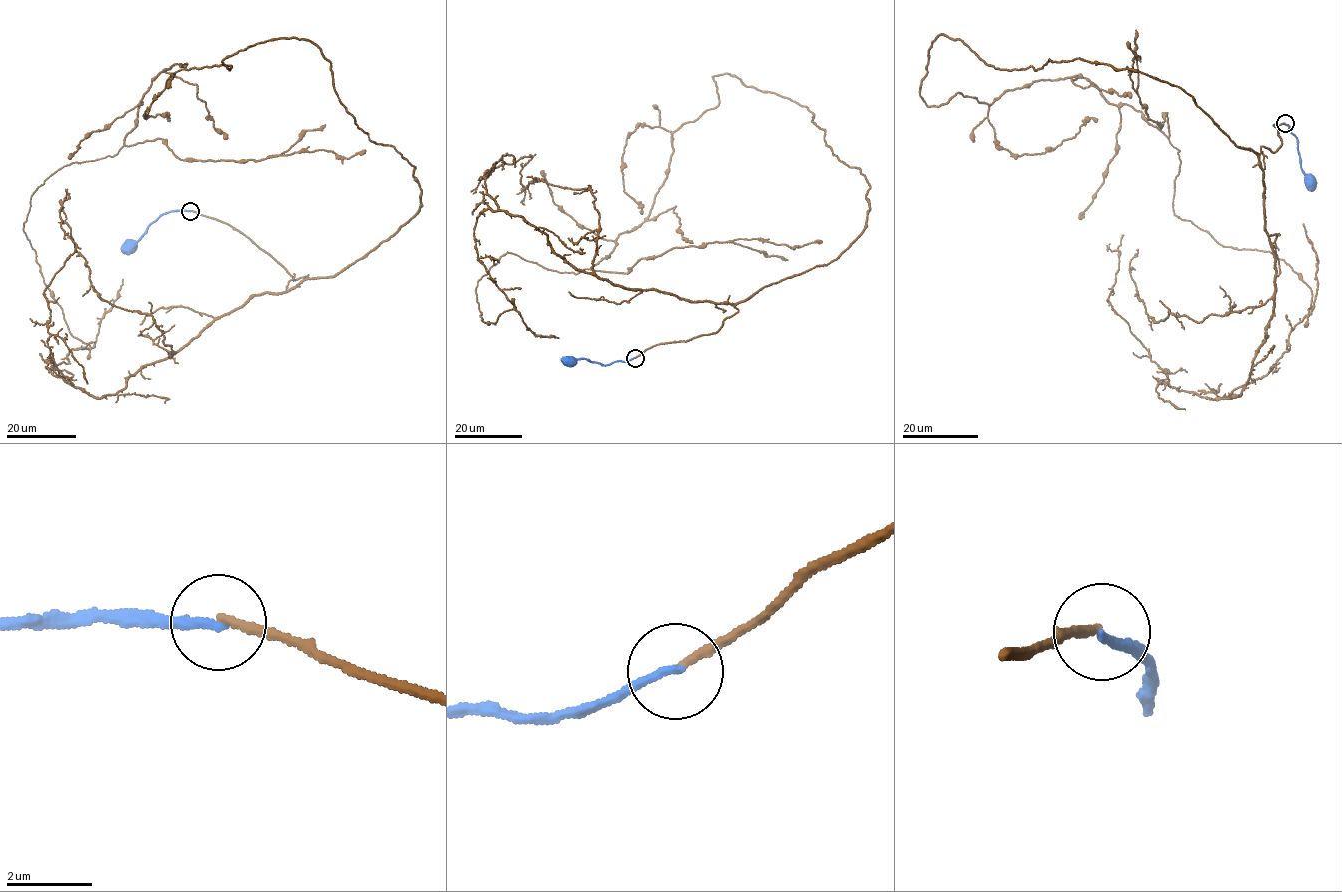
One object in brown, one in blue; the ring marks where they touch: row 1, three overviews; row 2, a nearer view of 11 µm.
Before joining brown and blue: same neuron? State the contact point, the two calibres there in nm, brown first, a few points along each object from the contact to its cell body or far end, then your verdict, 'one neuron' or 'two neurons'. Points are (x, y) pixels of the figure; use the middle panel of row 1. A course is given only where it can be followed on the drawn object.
(635, 358) | 200/200 nm | brown via (635, 357), (737, 309), (484, 210), (515, 308), (489, 324), (507, 252), (822, 242) | blue via (635, 358), (605, 365), (583, 358), (569, 358) | two neurons

